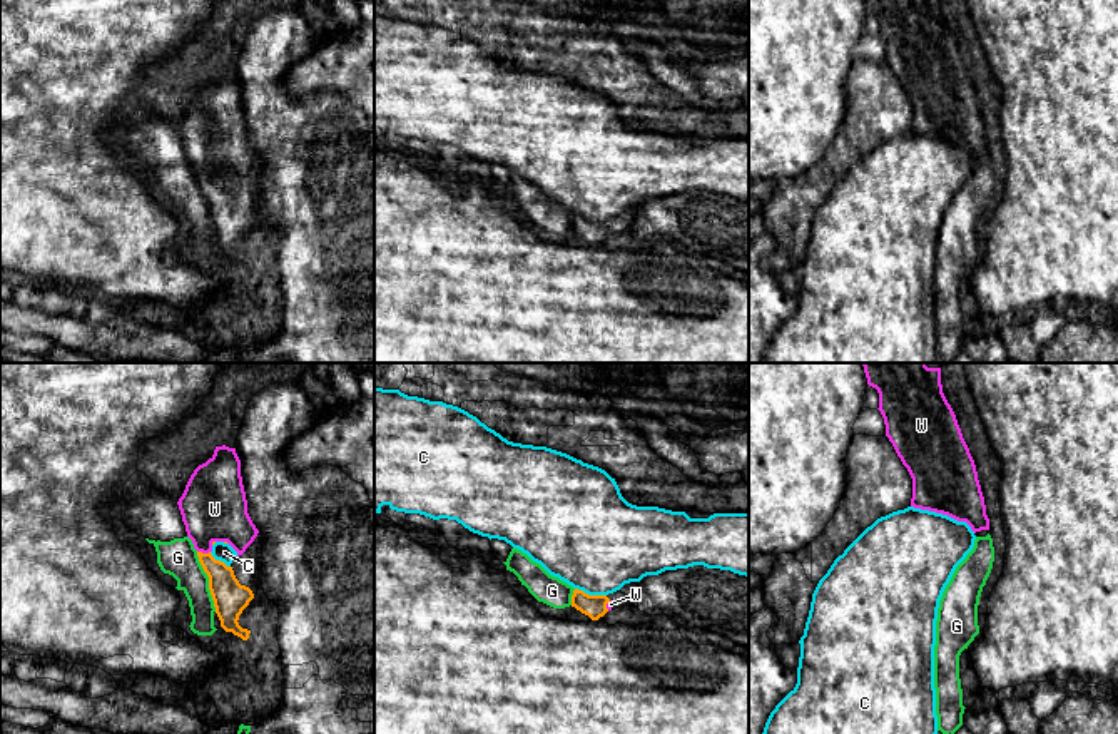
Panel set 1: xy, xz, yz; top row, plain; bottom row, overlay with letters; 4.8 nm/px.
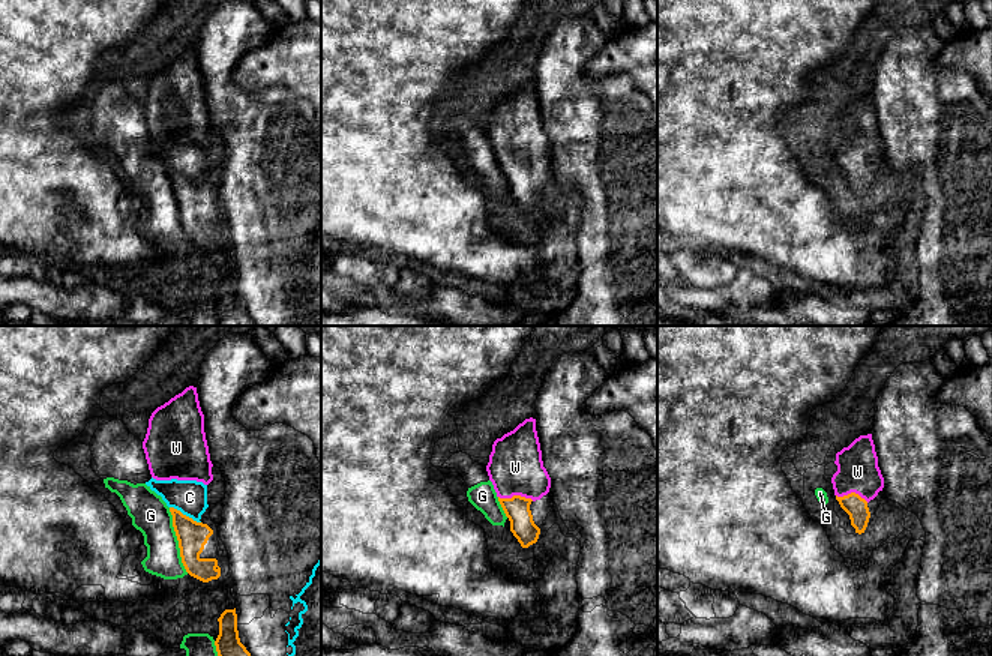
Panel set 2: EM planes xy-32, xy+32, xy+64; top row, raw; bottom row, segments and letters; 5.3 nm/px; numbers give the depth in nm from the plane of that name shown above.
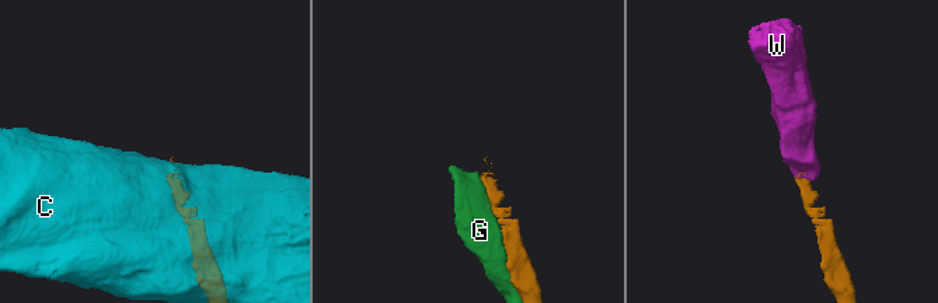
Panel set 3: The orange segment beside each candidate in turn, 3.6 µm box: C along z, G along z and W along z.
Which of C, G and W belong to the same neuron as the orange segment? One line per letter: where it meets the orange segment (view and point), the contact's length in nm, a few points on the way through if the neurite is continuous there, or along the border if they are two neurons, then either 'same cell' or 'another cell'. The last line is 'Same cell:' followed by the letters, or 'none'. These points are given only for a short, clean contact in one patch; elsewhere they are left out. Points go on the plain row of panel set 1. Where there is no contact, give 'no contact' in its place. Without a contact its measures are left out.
C: meets orange in xz at (590, 221); contact 160 nm long; another cell
G: meets orange in xy at (209, 208); contact 300 nm long; another cell
W: meets orange in xy at (204, 179); contact 60 nm long; runs through xy (229, 223), (221, 201), (204, 179), (204, 151), (214, 134); same cell
Same cell: W

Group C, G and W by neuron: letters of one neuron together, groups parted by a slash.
C / G / W

